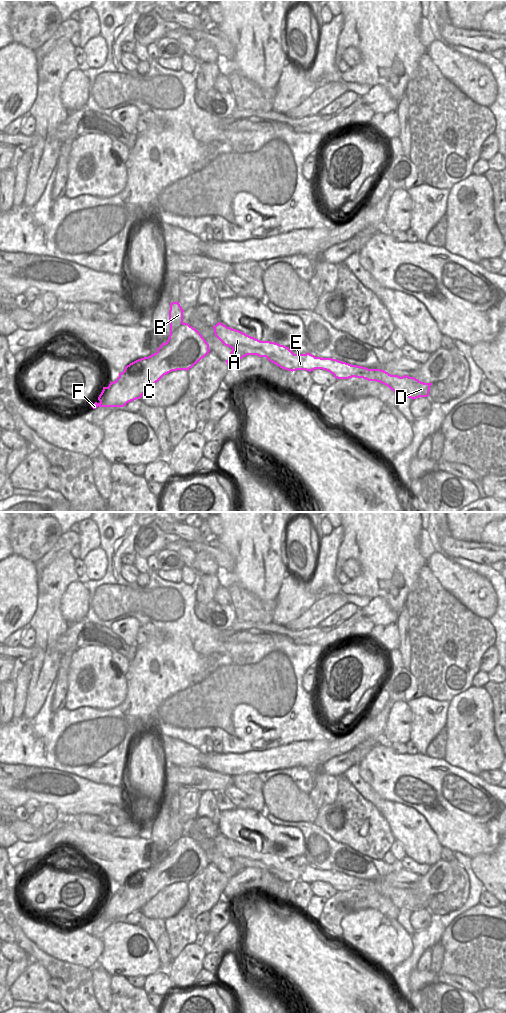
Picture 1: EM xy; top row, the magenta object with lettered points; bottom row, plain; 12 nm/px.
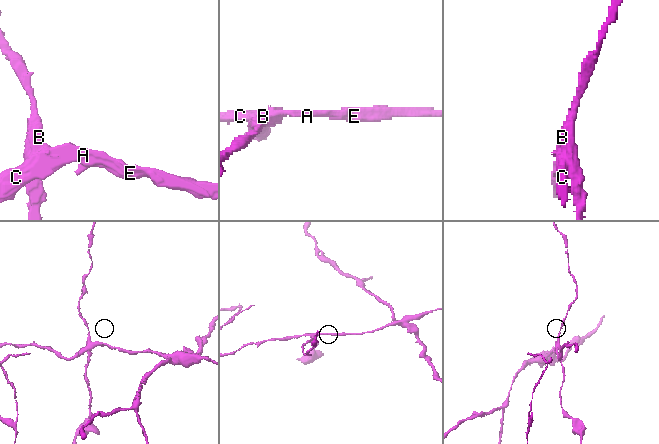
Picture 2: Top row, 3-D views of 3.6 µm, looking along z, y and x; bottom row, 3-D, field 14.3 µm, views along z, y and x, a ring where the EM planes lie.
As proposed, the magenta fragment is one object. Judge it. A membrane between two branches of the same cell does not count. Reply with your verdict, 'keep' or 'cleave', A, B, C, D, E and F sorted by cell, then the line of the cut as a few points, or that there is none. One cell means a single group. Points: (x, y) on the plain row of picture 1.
cleave; groups A C D E F / B; cut xy (184, 835), (170, 844)

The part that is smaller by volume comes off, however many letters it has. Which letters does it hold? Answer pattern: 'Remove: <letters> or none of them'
Remove: B

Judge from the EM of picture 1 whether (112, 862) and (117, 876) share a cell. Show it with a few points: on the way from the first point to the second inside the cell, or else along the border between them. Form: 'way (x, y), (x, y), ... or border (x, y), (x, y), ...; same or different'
way (112, 865), (114, 873); same

